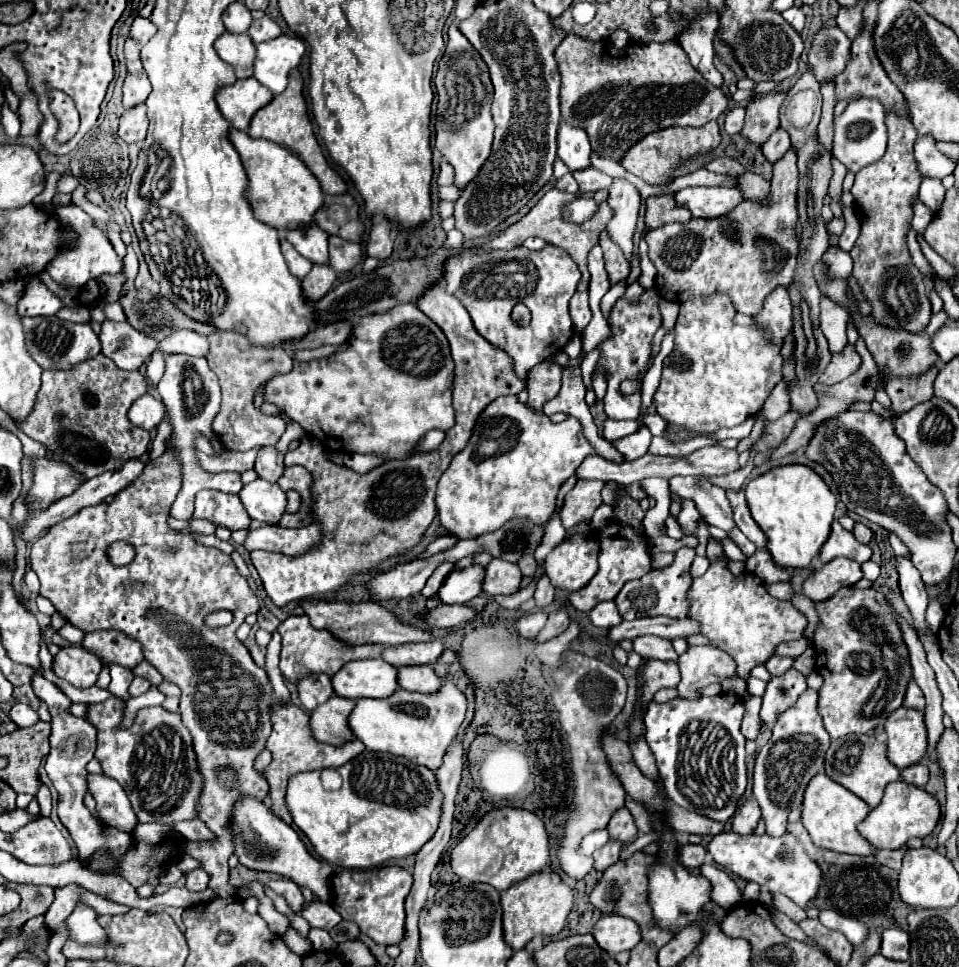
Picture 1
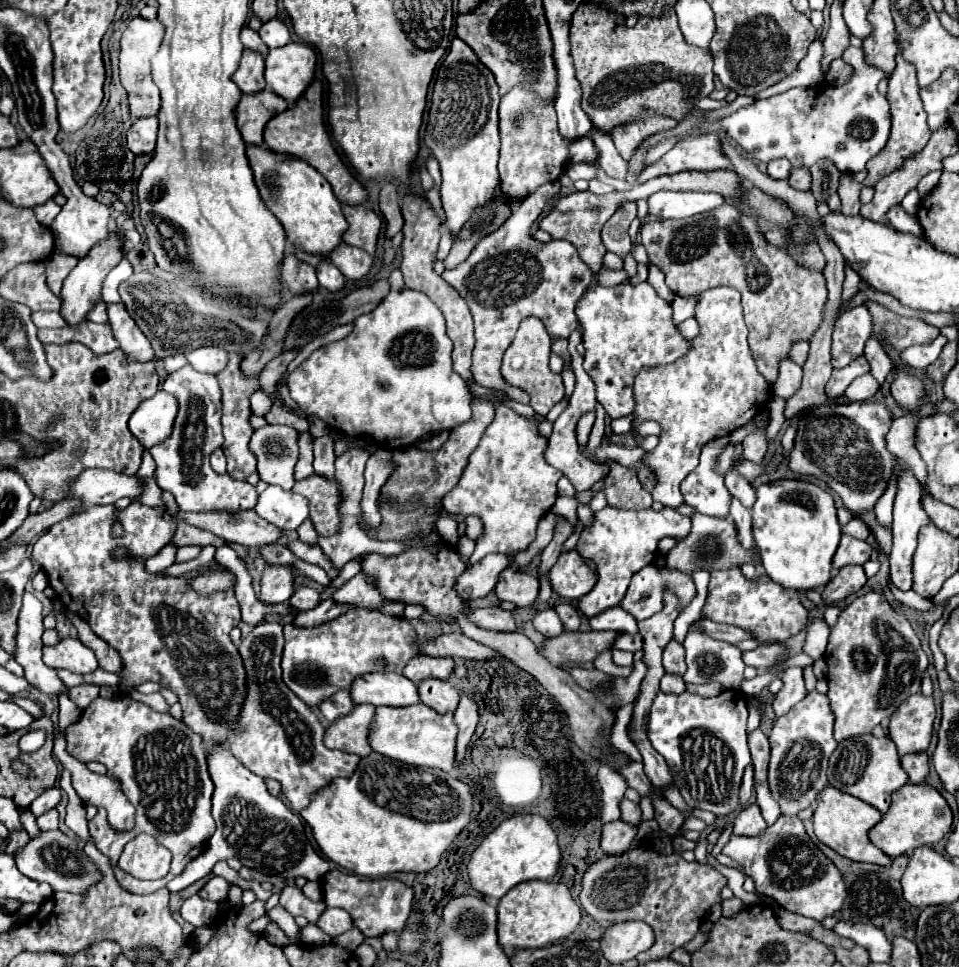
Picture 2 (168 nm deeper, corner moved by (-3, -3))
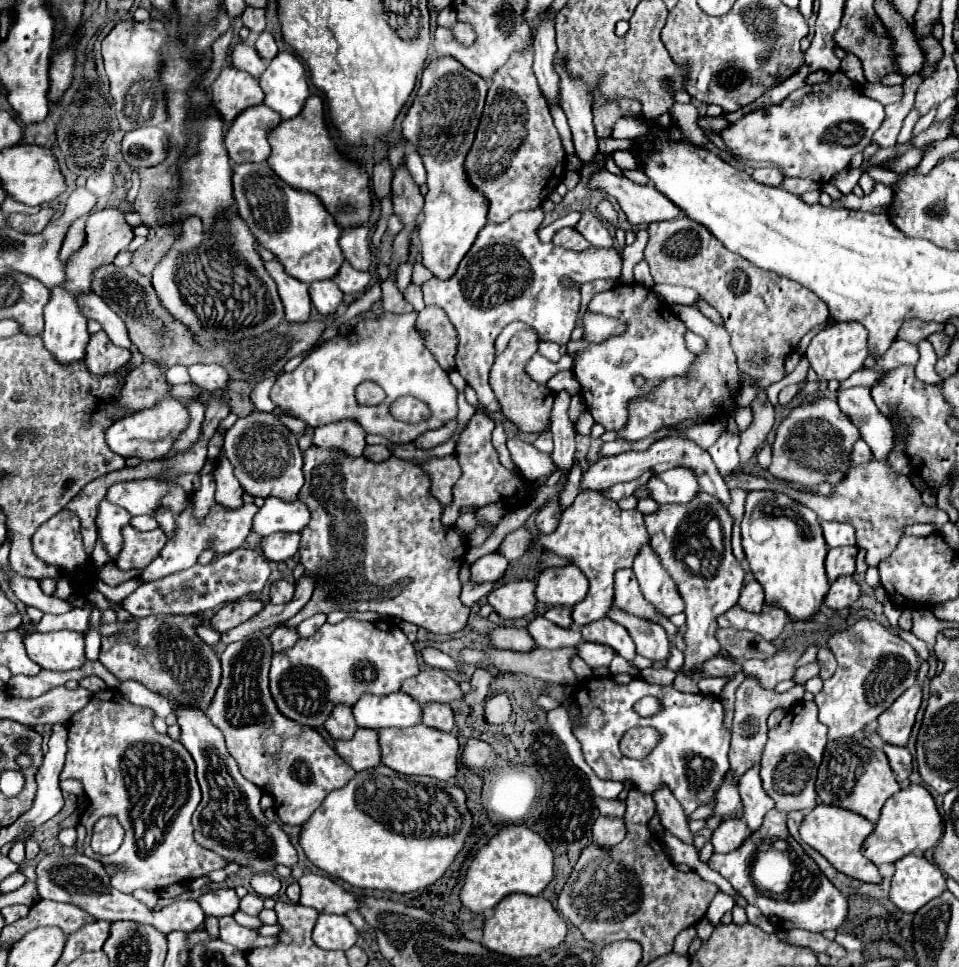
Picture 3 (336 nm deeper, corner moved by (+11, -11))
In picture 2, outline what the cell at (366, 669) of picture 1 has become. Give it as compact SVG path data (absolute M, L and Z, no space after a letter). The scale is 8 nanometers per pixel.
M368 673L354 681L352 697L356 705L408 707L420 703L418 685L398 673Z

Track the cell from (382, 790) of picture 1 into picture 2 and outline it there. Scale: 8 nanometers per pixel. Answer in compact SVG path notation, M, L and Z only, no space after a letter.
M370 753L364 757L354 775L338 779L338 791L324 789L312 797L312 803L300 813L312 827L312 835L326 859L360 877L386 877L392 873L428 873L432 871L450 843L472 819L472 791L454 773L432 767L414 767L402 761Z

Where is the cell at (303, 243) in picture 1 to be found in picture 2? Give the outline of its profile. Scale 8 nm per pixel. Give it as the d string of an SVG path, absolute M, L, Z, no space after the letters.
M322 261L318 267L316 267L316 273L318 273L318 281L320 281L320 287L324 287L326 291L330 293L336 293L344 287L344 277L342 273L338 273L338 269L330 263L330 261Z

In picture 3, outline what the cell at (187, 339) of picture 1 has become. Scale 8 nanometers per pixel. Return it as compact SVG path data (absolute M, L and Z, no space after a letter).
M194 363L188 367L188 375L190 375L192 383L204 391L216 391L216 389L224 387L226 381L230 379L228 373L220 365L214 365L214 363L210 363L210 365Z

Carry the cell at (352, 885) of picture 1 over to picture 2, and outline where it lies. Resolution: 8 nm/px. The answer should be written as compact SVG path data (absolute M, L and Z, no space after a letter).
M328 871L322 877L322 891L324 891L324 903L328 907L340 907L346 909L354 917L354 925L366 935L366 937L380 937L386 931L400 933L404 929L404 923L412 909L412 887L406 887L404 883L384 877L384 879L362 879L358 875L346 873L346 871Z

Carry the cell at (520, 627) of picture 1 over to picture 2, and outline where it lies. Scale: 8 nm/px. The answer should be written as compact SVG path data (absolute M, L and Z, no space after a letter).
M546 609L542 613L538 613L534 619L532 619L534 627L544 635L544 637L556 637L564 631L564 625L558 617L558 613L554 609Z

